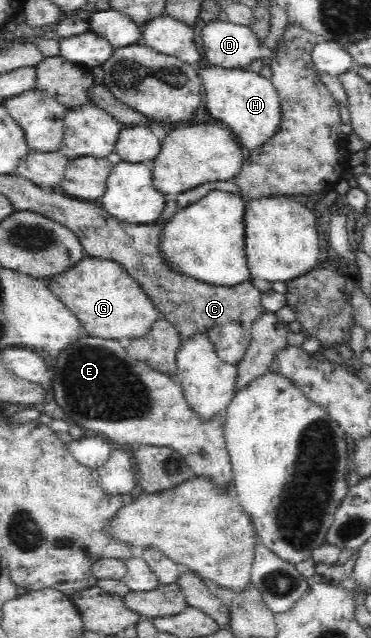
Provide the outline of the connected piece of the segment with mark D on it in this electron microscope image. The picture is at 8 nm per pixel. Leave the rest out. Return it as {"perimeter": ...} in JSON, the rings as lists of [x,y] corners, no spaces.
{"perimeter":[[[216,19],[202,28],[205,56],[219,68],[247,68],[253,60],[268,59],[274,54],[251,30],[230,21]]]}

